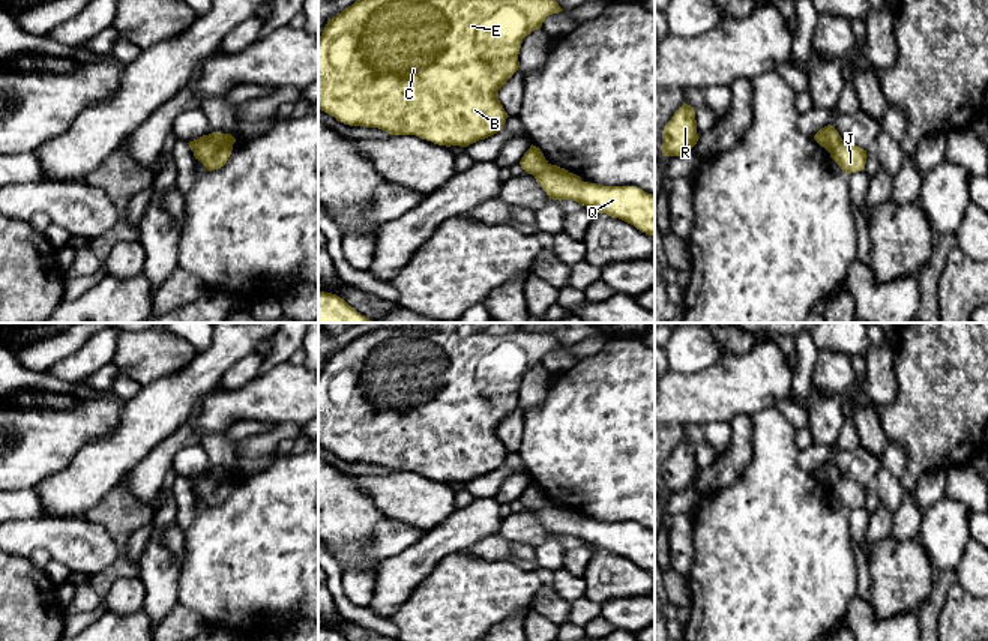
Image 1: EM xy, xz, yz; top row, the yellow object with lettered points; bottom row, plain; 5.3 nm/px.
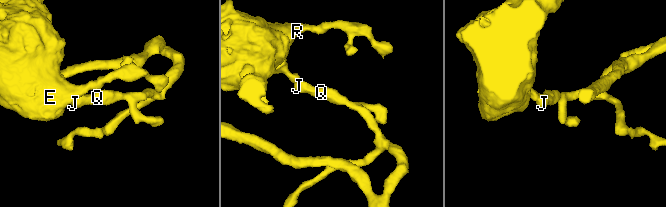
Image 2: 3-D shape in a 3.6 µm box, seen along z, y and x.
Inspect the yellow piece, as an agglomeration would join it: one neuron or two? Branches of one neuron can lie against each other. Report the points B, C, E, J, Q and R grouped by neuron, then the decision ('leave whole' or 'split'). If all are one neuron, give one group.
B C E R / J Q; split

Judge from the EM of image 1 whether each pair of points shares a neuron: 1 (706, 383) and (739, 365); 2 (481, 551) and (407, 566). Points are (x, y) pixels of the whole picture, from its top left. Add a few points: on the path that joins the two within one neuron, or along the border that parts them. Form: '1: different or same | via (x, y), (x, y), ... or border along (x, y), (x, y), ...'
1: same | via (713, 383), (721, 383), (731, 373)
2: different | border along (494, 535), (487, 535), (461, 551)

